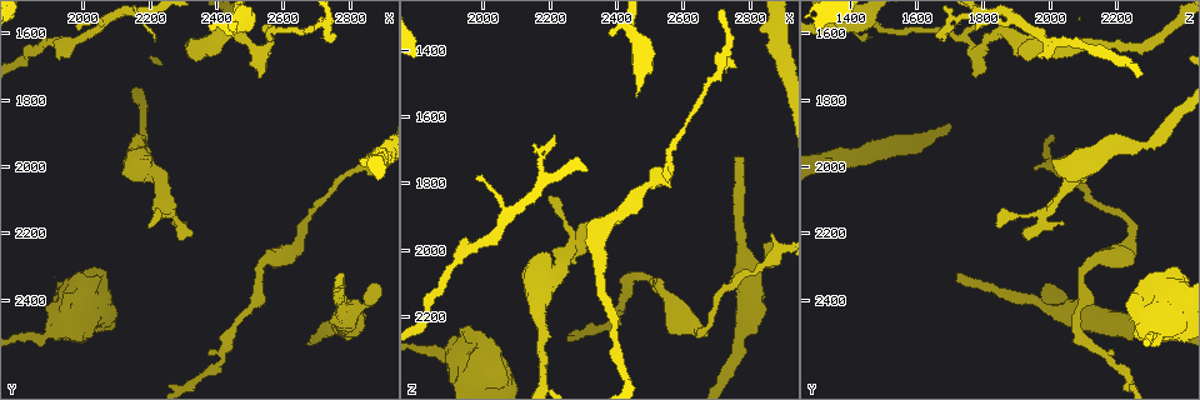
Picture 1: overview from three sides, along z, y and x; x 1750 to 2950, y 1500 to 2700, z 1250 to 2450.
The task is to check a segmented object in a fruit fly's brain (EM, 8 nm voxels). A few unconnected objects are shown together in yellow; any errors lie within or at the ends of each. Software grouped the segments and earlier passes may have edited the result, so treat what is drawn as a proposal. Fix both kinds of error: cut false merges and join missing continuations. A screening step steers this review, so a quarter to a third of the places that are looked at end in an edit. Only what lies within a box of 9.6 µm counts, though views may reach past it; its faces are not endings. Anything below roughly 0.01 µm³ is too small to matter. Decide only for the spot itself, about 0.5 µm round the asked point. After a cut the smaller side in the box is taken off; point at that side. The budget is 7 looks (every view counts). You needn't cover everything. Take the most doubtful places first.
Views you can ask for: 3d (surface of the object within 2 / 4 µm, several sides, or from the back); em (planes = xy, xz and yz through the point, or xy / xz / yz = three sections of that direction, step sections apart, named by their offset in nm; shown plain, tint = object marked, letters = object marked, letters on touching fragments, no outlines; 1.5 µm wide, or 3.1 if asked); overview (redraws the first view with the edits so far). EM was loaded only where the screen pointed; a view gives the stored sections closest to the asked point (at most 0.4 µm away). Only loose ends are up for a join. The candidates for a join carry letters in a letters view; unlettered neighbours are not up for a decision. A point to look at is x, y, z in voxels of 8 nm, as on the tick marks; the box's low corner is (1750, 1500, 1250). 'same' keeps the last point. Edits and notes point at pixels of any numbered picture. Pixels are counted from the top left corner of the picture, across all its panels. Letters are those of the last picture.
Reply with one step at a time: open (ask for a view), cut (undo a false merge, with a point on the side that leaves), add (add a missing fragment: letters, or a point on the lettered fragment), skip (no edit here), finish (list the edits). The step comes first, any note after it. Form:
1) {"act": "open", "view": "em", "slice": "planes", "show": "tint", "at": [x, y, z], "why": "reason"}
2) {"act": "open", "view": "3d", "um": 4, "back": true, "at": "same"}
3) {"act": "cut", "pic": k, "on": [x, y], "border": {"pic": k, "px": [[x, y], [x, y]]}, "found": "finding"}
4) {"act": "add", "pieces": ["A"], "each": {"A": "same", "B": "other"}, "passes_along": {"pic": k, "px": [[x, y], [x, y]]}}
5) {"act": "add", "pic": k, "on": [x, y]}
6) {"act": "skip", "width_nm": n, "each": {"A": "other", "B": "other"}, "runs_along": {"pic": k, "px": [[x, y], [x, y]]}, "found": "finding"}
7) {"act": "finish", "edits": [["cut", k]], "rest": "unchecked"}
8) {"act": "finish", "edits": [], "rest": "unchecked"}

{"act": "open", "view": "3d", "um": 4, "at": [2760, 2330, 1720], "why": "branch stops here"}

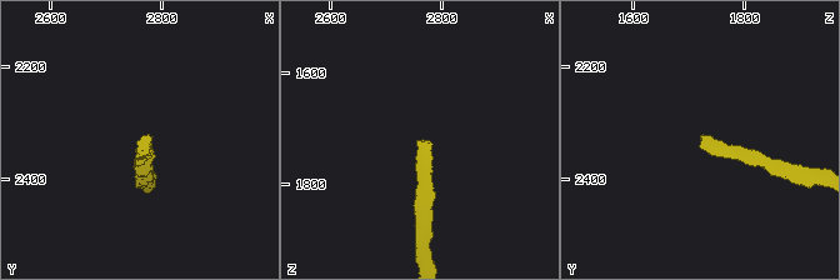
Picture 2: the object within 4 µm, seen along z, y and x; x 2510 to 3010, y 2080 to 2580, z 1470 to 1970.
{"act": "open", "view": "em", "slice": "planes", "show": "letters", "at": [2750, 2330, 1725], "why": "shape alone is not enough"}

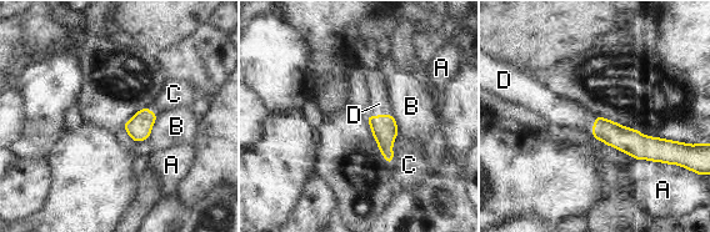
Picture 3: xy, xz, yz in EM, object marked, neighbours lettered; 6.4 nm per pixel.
{"act": "add", "pieces": ["D"], "each": {"A": "other", "B": "other", "C": "other", "D": "same"}, "passes_along": {"pic": 3, "px": [[384, 127], [380, 115], [379, 104]]}, "found": "the cell continues"}

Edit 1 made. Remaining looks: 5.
{"act": "open", "view": "overview", "why": "see it whole again"}

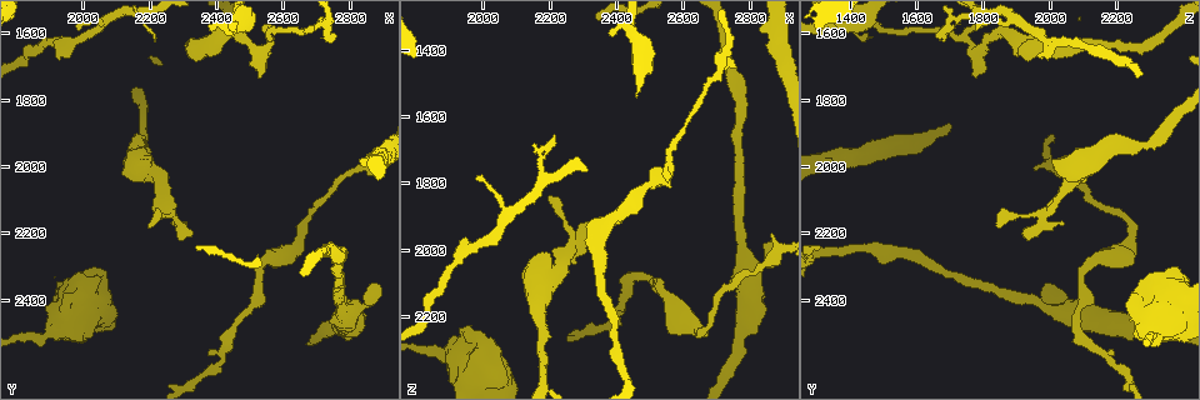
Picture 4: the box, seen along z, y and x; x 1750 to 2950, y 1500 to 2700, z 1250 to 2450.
{"act": "open", "view": "em", "slice": "xy", "step": 4, "show": "letters", "at": [1940, 1680, 1970], "why": "free end"}

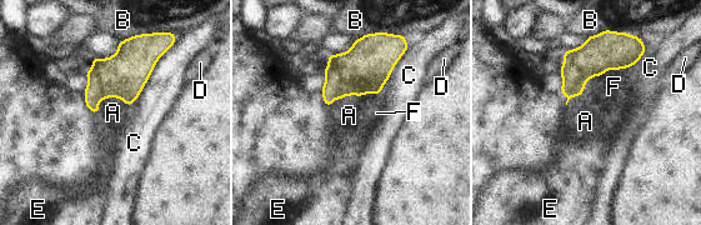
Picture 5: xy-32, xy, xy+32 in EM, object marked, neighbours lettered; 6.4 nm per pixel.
{"act": "open", "view": "em", "slice": "planes", "show": "letters", "at": "same"}

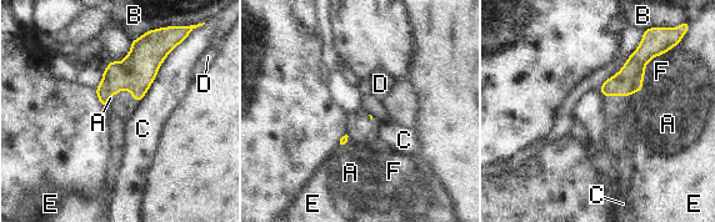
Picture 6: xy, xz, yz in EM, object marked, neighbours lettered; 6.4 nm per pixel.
{"act": "skip", "each": {"A": "other", "B": "other", "C": "other", "D": "other", "E": "other", "F": "other"}, "border": {"pic": 6, "px": [[175, 48], [165, 57], [139, 101]]}, "found": "none of them fits"}

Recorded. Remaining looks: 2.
{"act": "open", "view": "3d", "um": 4, "back": true, "at": [2320, 2220, 1920], "why": "an open end"}

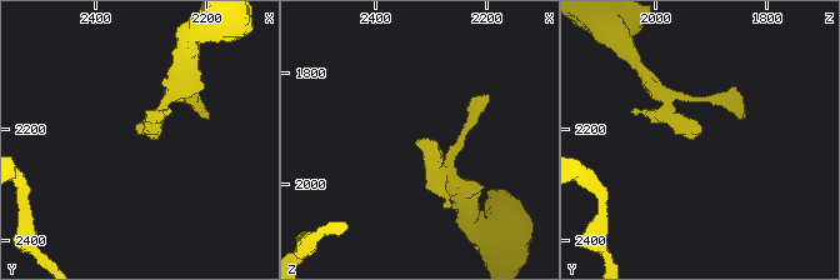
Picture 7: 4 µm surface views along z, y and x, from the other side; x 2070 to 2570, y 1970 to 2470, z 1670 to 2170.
{"act": "open", "view": "em", "slice": "planes", "show": "letters", "at": [2320, 2210, 1920], "why": "shape alone is not enough"}

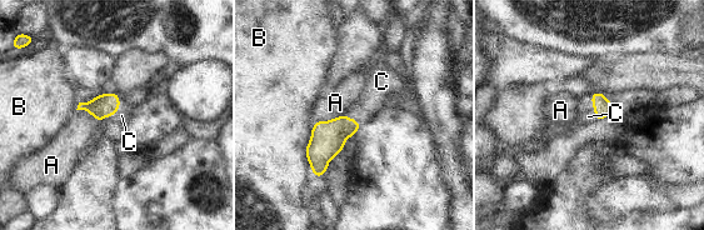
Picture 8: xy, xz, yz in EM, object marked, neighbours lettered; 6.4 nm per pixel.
{"act": "add", "pieces": ["C"], "longest_contact_nm": ["A", 200], "each": {"A": "other", "B": "other", "C": "same"}, "passes_along": {"pic": 8, "px": [[104, 105], [115, 111], [121, 115]]}, "found": "it goes on there"}

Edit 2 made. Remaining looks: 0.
{"act": "finish", "edits": [["add", 3], ["add", 8]], "rest": "unchecked"}

